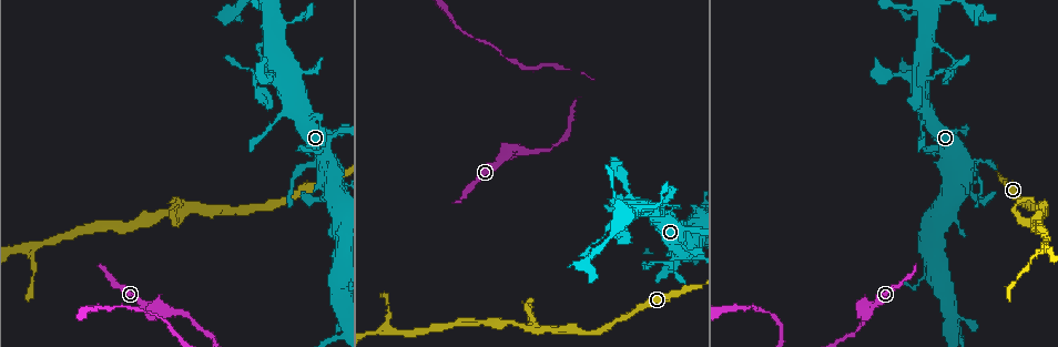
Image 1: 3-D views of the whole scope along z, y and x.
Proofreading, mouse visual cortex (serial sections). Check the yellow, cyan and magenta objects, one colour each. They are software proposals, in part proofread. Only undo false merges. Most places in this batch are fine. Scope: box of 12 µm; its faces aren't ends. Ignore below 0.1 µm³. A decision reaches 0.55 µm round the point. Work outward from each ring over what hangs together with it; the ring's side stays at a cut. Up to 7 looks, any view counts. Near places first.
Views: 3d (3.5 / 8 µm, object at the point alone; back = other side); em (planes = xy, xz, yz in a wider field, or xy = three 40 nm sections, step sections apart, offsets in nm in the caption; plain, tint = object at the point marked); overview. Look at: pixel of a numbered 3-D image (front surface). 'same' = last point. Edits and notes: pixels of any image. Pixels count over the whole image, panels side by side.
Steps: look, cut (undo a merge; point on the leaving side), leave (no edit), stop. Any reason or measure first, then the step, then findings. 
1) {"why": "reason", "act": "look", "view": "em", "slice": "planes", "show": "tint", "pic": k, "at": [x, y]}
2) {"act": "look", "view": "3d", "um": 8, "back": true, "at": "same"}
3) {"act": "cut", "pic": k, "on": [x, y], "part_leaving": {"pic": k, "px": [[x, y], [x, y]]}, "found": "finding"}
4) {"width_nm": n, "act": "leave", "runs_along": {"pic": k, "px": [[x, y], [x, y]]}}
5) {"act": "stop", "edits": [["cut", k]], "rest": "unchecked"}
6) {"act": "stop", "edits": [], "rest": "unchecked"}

{"why": "two arms in line, one across", "act": "look", "view": "3d", "um": 8, "pic": 1, "at": [918, 84]}

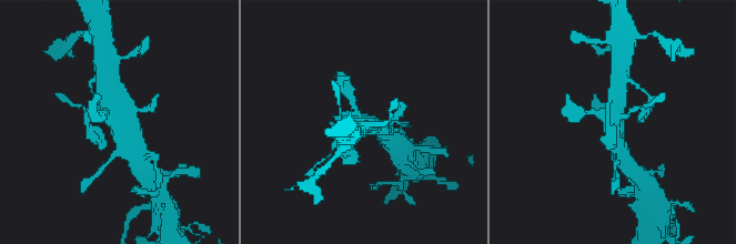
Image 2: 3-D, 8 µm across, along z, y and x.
{"act": "look", "view": "3d", "um": 3.5, "pic": 2, "at": [112, 122]}

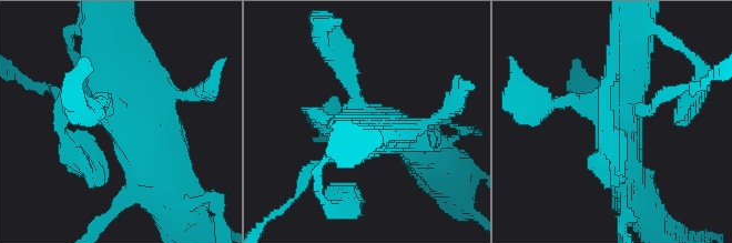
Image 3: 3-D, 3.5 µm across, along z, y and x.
{"act": "leave", "runs_along": {"pic": 3, "px": [[165, 191], [114, 61]]}, "found": "all the same cell"}

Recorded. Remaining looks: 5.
{"act": "look", "view": "3d", "um": 3.5, "pic": 1, "at": [523, 326]}

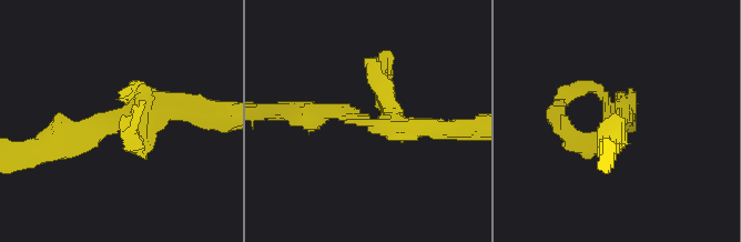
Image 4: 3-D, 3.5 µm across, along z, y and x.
{"why": "now the EM", "act": "look", "view": "em", "slice": "xy", "step": 2, "show": "tint", "pic": 4, "at": [114, 123]}

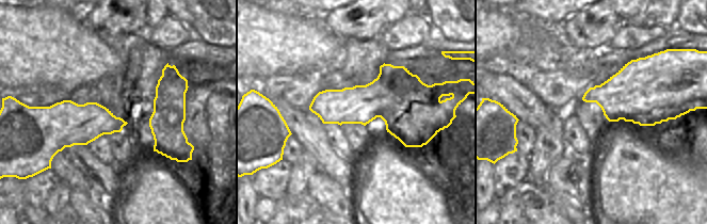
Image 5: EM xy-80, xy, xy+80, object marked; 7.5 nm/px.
{"act": "leave", "runs_along": {"pic": 4, "px": [[182, 108], [138, 111], [49, 149]]}, "found": "one cell here"}

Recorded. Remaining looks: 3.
{"why": "calibre changes", "act": "look", "view": "3d", "um": 3.5, "back": true, "pic": 1, "at": [180, 314]}

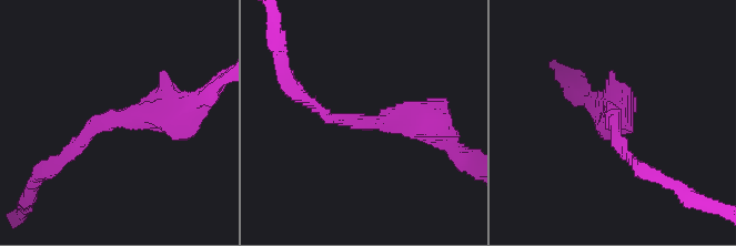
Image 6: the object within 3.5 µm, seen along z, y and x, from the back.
{"act": "look", "view": "em", "slice": "xy", "step": 1, "show": "tint", "pic": 6, "at": [613, 121]}

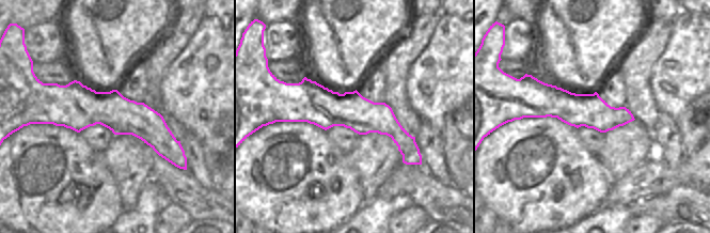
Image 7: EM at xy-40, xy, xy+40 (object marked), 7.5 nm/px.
{"act": "leave", "runs_along": {"pic": 6, "px": [[188, 110], [107, 120], [62, 161]]}, "found": "one cell here"}

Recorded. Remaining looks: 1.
{"act": "stop", "edits": [], "rest": "unchecked"}

